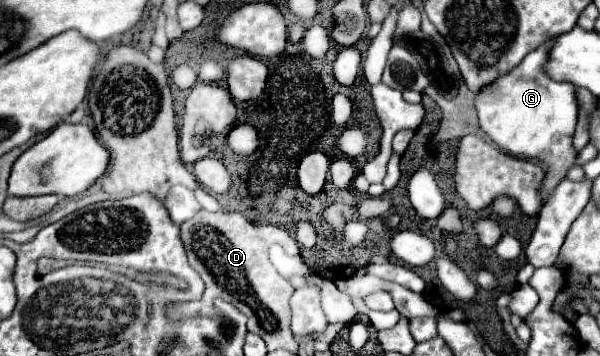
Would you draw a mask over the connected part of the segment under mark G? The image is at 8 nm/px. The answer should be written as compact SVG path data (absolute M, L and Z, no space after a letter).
M550 41L542 43L538 49L528 53L520 65L512 71L500 75L494 83L482 87L474 95L474 107L478 111L482 133L488 141L498 145L504 153L512 157L534 157L550 165L549 172L555 171L555 178L543 180L540 194L543 205L558 183L566 177L574 165L572 137L578 121L576 113L576 87L570 83L558 83L544 75L544 61Z

